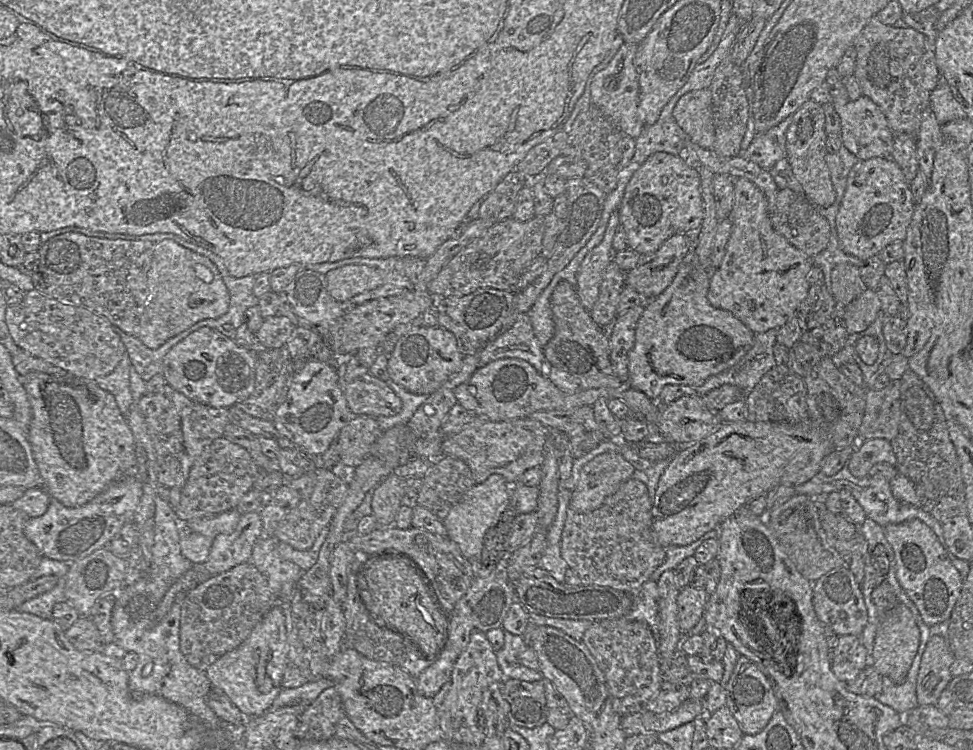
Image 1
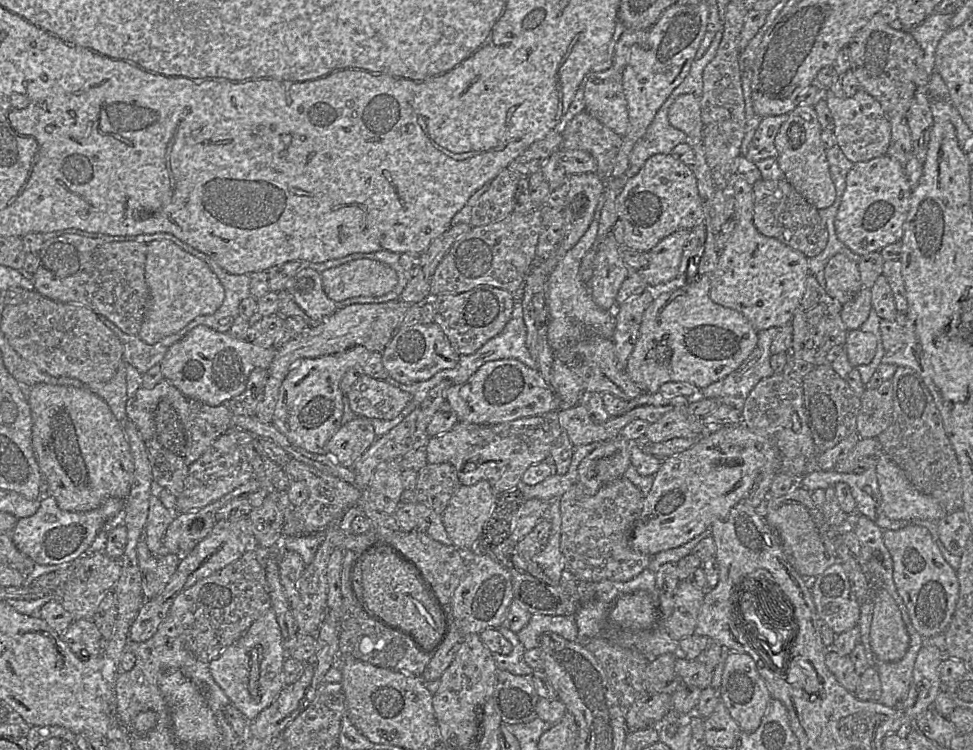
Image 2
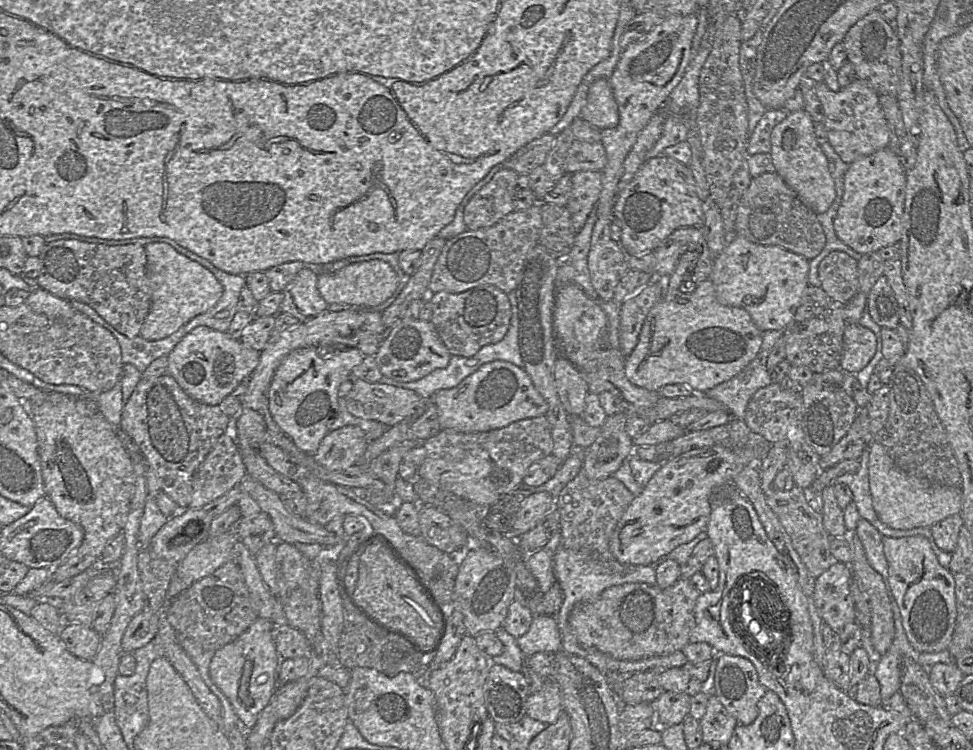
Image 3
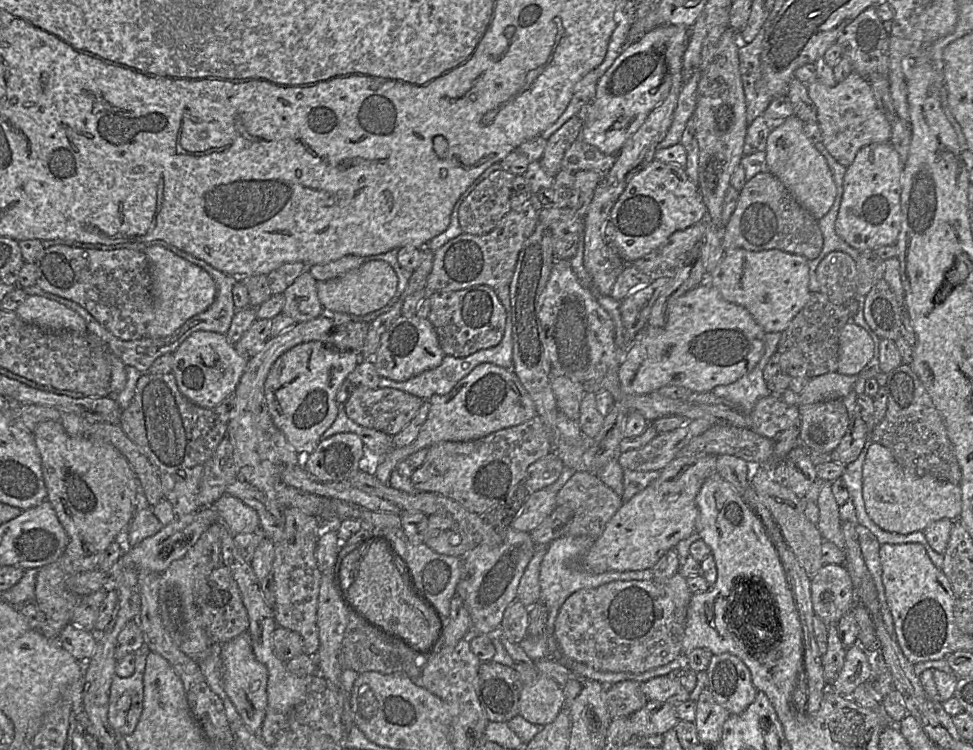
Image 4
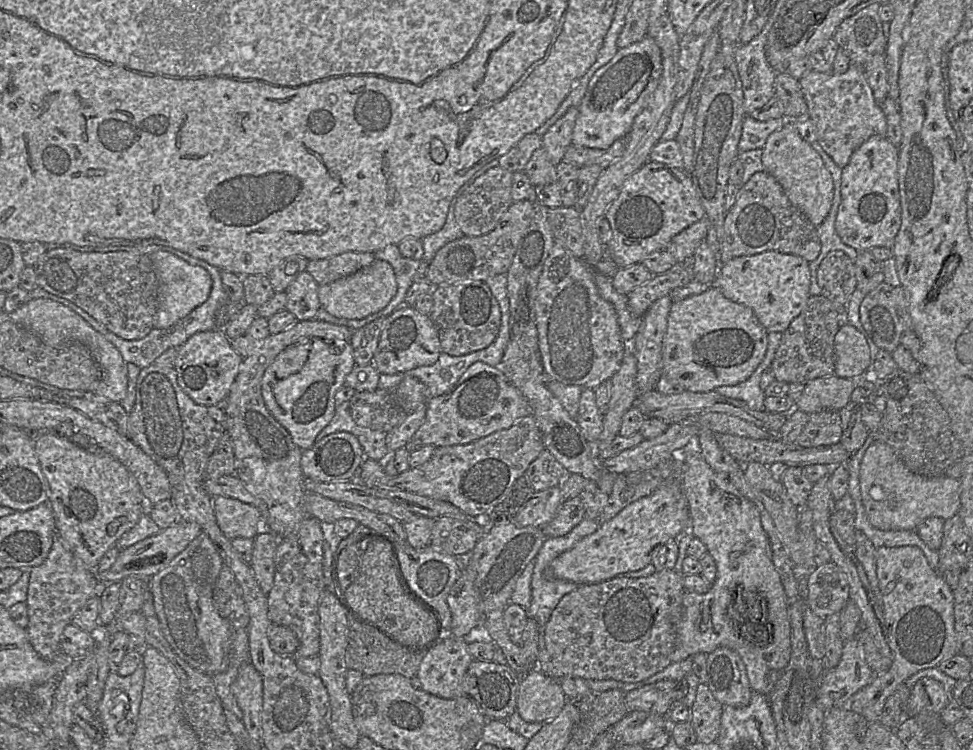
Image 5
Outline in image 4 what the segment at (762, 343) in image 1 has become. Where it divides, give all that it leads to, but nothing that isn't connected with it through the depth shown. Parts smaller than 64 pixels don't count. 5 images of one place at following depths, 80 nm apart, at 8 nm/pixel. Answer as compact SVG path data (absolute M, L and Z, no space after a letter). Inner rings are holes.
M780 332L766 333L765 351L757 365L737 381L716 386L711 392L729 401L732 407L744 415L749 415L761 398L771 394L763 378L763 371L771 356L777 351L781 336Z

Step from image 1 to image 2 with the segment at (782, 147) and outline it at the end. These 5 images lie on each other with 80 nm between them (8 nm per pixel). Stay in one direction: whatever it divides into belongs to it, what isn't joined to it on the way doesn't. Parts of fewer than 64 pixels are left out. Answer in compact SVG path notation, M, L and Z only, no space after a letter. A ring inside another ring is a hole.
M788 114L766 116L762 118L755 134L748 146L746 158L754 163L777 157L775 137L781 125L788 119Z

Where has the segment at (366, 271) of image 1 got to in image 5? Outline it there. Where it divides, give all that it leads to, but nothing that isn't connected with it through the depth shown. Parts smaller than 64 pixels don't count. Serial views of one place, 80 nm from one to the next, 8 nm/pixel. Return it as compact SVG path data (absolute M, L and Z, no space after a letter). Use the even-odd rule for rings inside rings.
M383 260L374 262L356 273L318 288L321 308L337 318L362 319L385 308L397 293L392 266Z

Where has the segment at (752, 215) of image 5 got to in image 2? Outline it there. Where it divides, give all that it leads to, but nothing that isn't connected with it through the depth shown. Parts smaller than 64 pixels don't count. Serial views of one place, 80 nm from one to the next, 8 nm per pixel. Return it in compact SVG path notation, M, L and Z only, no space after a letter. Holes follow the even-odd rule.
M760 179L753 185L754 211L753 223L763 235L776 238L792 249L802 252L808 259L821 253L828 242L828 231L818 209L810 204L786 179Z

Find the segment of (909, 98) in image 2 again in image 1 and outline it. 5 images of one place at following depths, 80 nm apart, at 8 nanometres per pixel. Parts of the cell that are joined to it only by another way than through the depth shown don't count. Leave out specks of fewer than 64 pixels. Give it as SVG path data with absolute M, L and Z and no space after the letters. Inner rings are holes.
M875 15L864 27L853 48L857 53L854 76L862 94L881 109L894 135L906 133L916 138L923 114L930 108L930 94L940 79L935 44L912 28L883 24Z

